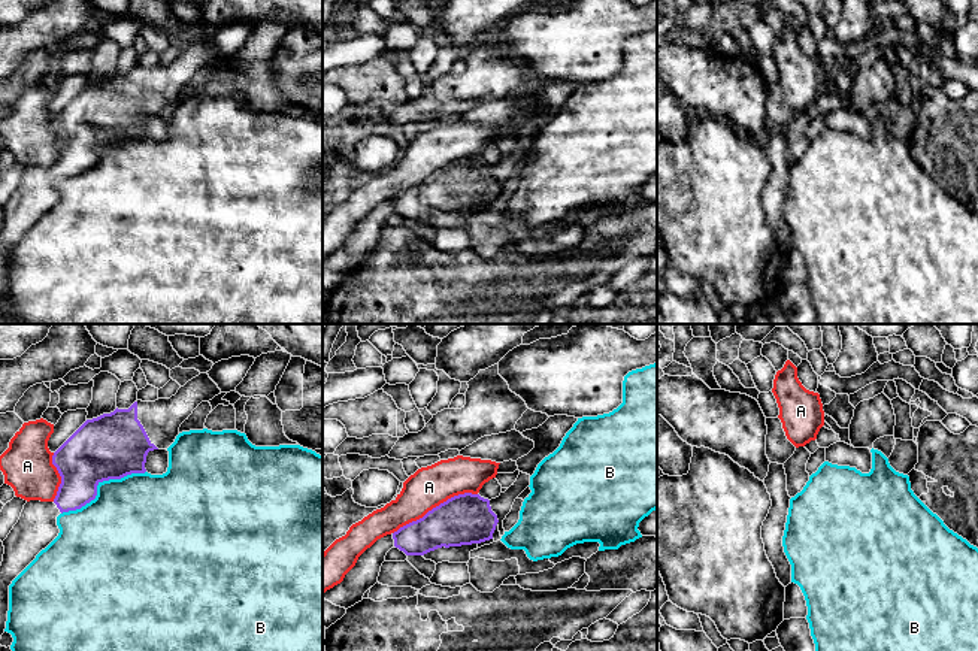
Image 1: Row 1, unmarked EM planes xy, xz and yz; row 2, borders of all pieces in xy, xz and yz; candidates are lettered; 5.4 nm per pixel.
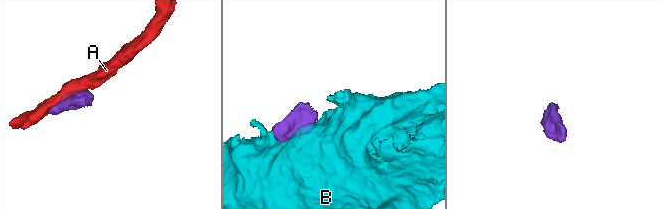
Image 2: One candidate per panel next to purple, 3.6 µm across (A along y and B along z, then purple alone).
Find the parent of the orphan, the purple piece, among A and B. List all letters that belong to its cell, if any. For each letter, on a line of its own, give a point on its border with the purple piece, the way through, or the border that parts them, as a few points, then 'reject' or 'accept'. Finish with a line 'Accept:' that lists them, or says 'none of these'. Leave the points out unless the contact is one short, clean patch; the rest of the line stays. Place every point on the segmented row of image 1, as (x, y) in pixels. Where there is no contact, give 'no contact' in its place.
A: xz (436, 506) | reject
B: xy (97, 484) | reject
Accept: none of these

